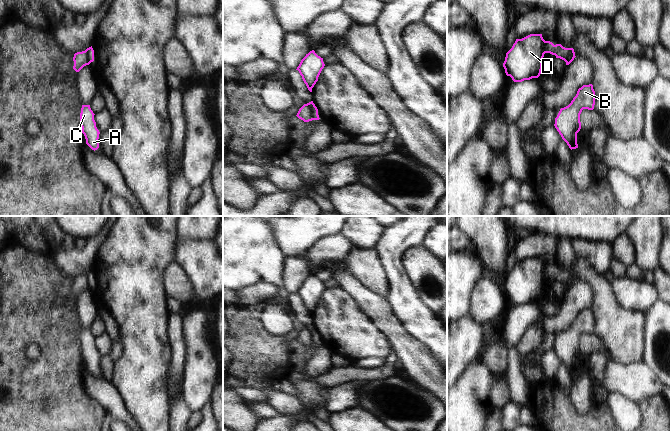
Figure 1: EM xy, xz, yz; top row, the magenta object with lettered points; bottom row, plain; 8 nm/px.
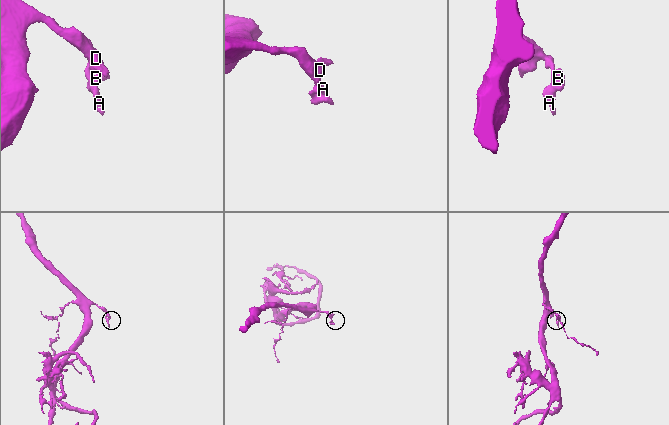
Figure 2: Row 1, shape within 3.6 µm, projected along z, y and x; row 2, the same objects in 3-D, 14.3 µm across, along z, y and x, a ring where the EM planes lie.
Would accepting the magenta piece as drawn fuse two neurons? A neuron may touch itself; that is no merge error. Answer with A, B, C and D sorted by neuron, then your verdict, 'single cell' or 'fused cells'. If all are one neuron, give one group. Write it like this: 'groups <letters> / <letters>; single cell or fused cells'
groups A B C / D; fused cells

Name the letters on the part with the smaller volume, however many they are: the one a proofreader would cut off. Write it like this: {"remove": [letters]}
{"remove": ["A", "B", "C"]}

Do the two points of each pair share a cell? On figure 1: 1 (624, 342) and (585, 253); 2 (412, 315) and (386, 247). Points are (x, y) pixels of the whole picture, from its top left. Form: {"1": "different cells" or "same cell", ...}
{"1": "different cells", "2": "same cell"}

